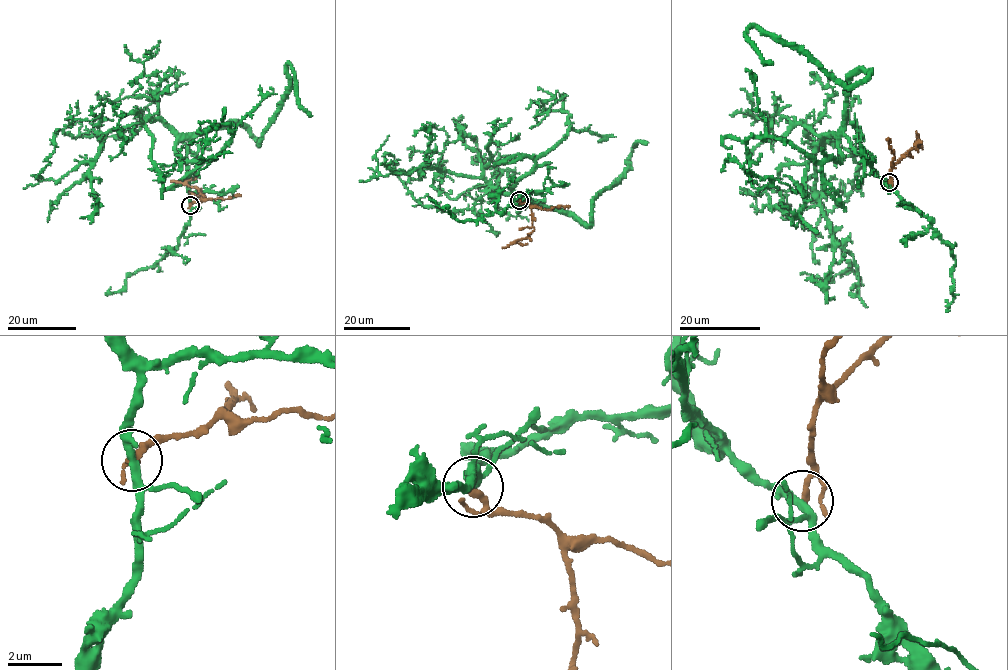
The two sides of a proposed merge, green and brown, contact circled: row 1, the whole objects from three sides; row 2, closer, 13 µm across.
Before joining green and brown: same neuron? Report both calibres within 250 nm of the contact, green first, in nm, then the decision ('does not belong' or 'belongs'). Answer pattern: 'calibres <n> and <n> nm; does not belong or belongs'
calibres 300 and 240 nm; does not belong

